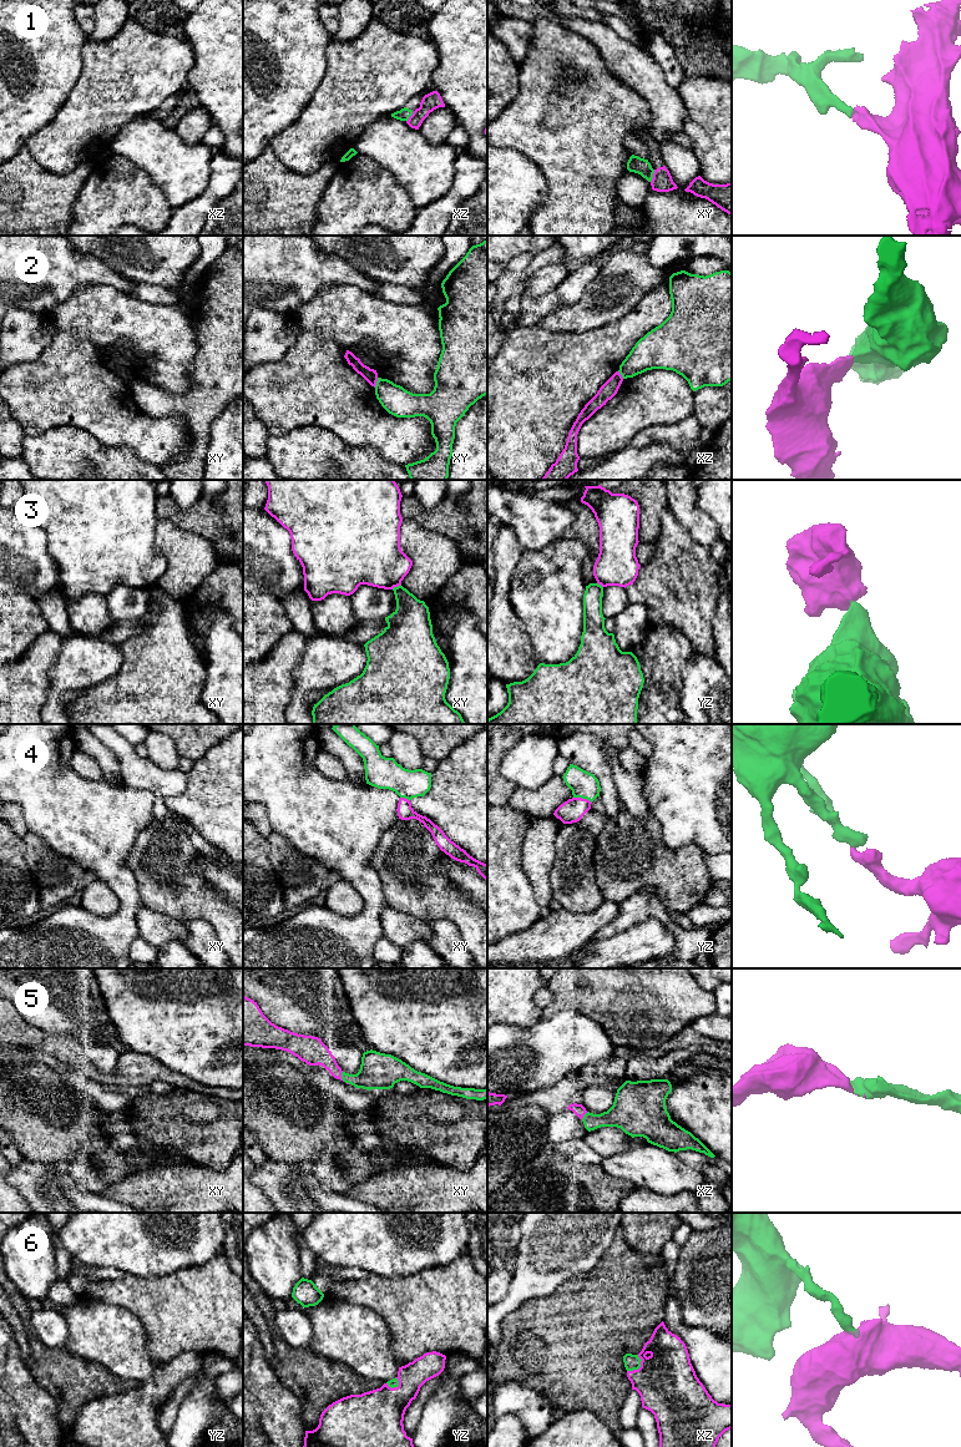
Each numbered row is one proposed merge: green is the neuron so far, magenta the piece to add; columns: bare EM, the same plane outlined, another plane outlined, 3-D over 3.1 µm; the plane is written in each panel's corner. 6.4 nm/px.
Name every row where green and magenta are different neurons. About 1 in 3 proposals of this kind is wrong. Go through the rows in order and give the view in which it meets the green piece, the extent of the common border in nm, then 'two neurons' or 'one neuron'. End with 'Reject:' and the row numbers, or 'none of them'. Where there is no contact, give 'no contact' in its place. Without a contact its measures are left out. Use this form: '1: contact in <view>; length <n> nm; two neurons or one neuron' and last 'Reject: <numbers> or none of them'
1: contact in xy; length 90 nm; two neurons
2: contact in xy; length 70 nm; two neurons
3: contact in xy; length 70 nm; two neurons
4: contact in yz; length 130 nm; one neuron
5: contact in xy; length 70 nm; one neuron
6: contact in xz; length 130 nm; one neuron
Reject: 1, 2, 3

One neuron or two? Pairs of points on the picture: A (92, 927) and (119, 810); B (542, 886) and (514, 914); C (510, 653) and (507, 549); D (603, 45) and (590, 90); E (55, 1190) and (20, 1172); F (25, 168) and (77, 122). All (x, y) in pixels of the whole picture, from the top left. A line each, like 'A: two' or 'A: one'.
A: one
B: two
C: one
D: two
E: one
F: two

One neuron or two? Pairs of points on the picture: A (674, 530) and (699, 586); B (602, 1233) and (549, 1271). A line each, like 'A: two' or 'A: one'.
A: one
B: one

